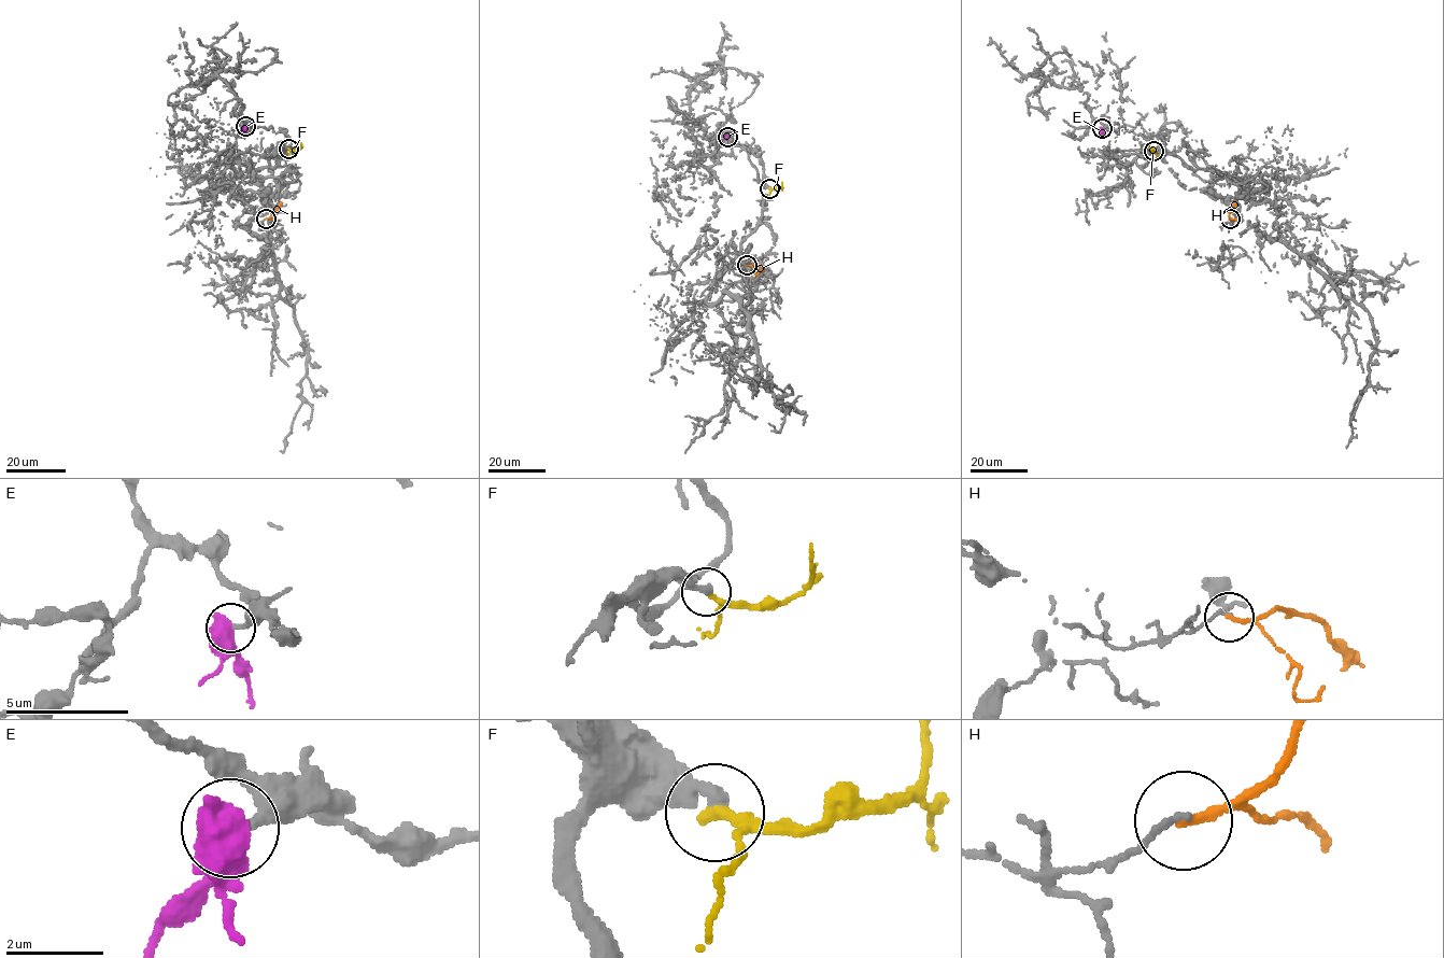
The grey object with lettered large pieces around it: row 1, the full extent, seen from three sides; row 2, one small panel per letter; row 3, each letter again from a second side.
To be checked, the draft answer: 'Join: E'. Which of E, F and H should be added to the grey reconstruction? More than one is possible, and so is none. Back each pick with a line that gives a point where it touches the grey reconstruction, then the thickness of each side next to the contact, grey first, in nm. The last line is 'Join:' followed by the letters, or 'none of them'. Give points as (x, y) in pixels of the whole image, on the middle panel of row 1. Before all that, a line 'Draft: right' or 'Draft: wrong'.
Draft: right
E: Touches grey at (727, 137). Thickness 190 nm (grey) against 550 nm
Join: E

